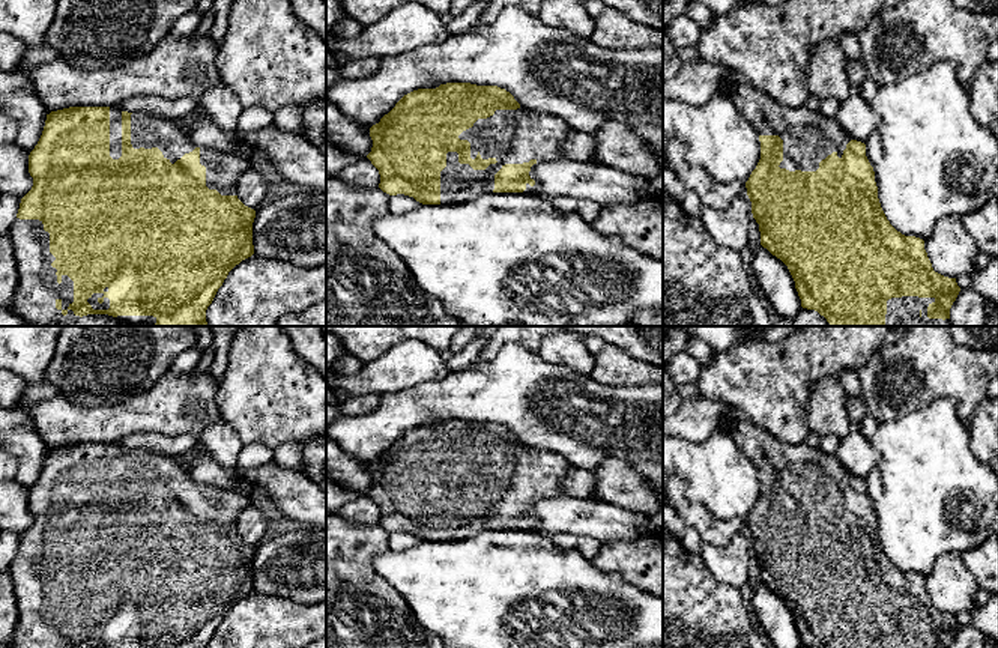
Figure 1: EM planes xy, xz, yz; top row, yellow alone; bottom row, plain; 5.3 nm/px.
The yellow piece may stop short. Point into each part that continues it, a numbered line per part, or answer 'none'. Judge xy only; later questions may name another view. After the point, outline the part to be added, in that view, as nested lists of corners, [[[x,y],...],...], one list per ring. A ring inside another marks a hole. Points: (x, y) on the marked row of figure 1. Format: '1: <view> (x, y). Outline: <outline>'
1: xy (114, 115). Outline: [[[110,107],[110,156],[122,156],[122,111]]]
2: xy (35, 299). Outline: [[[17,218],[9,236],[18,269],[18,286],[11,302],[14,313],[29,326],[69,326],[80,320],[81,317],[68,308],[74,302],[74,281],[62,275],[62,283],[57,283],[57,269],[51,266],[56,257],[50,253],[50,233],[44,230],[42,221]]]

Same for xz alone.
1: xz (517, 136). Outline: [[[526,108],[496,110],[487,119],[478,119],[458,138],[470,143],[470,158],[494,158],[485,170],[473,170],[458,162],[457,152],[446,153],[446,167],[440,171],[440,204],[470,201],[494,189],[494,174],[505,164],[544,162],[559,158],[561,146],[570,132],[559,117],[538,114]]]

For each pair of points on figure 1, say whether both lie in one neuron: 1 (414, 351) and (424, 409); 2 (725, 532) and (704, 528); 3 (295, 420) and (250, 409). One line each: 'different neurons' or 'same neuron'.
1: different neurons
2: same neuron
3: same neuron

